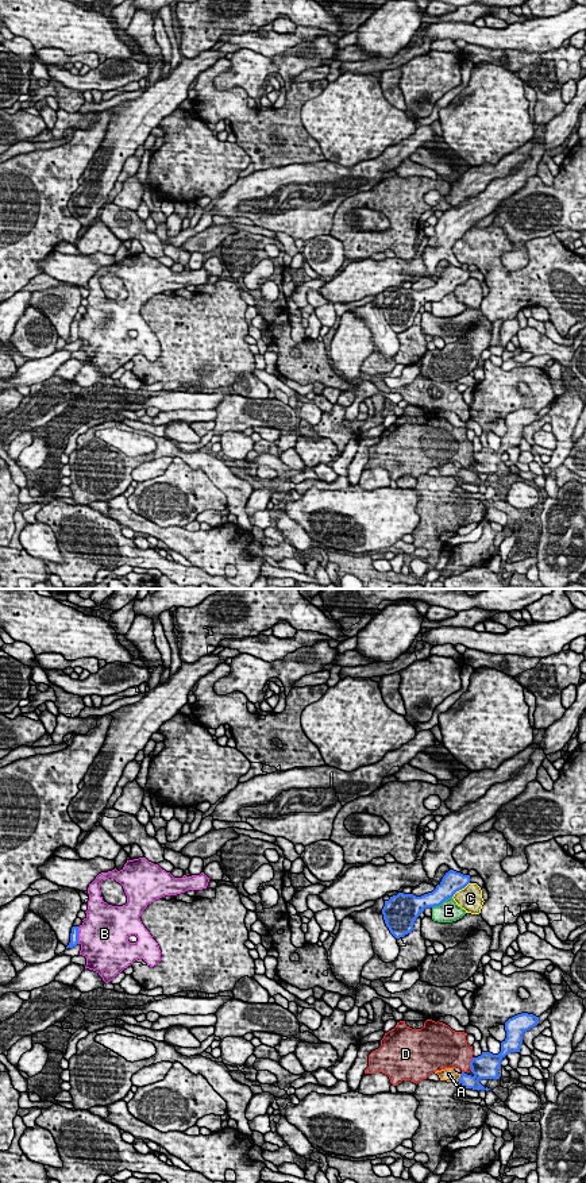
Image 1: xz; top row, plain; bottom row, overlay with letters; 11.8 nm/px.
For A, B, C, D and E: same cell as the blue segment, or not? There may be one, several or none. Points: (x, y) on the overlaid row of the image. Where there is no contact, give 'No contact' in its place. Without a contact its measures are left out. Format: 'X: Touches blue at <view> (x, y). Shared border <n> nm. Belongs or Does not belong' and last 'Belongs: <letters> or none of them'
A: Touches blue at xz (459, 1078). Shared border 110 nm. Belongs
B: Touches blue at xz (77, 935). Shared border 200 nm. Does not belong
C: Touches blue at xz (459, 889). Shared border 280 nm. Does not belong
D: Touches blue at xz (470, 1064). Shared border 160 nm. Does not belong
E: Touches blue at xz (442, 902). Shared border 280 nm. Does not belong
Belongs: A

